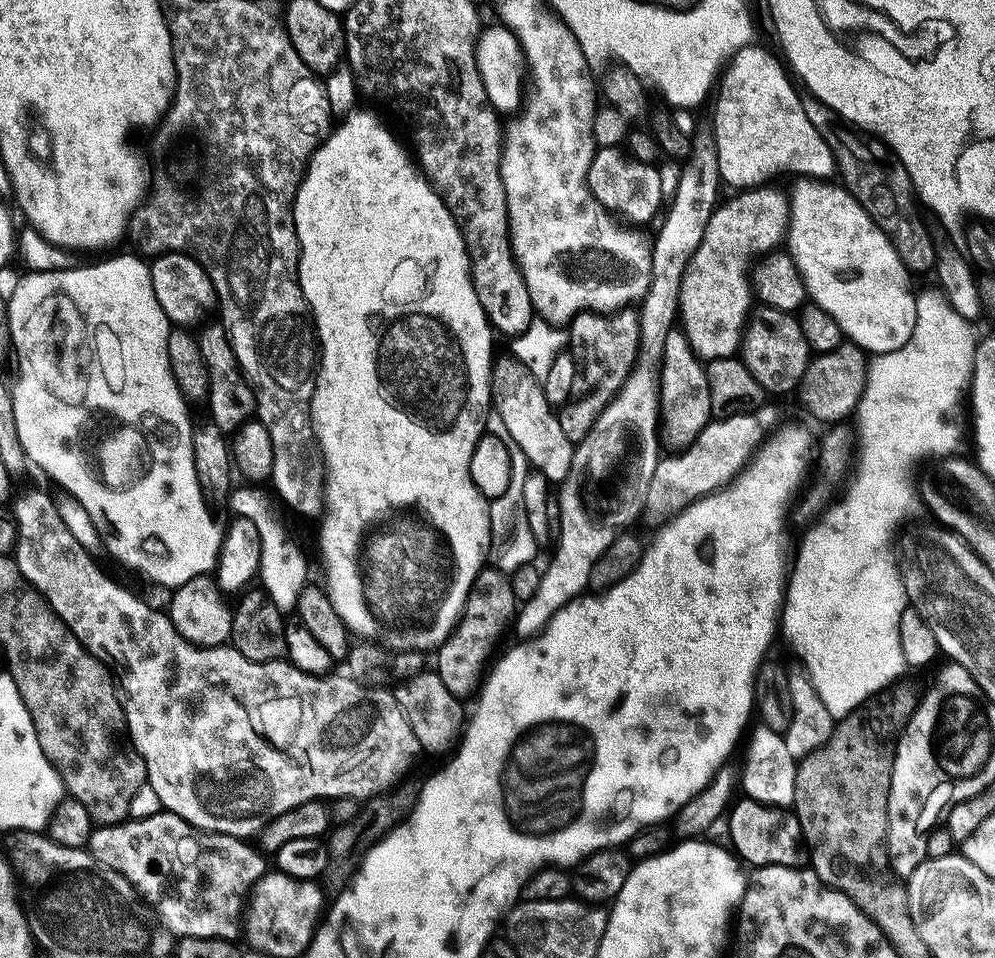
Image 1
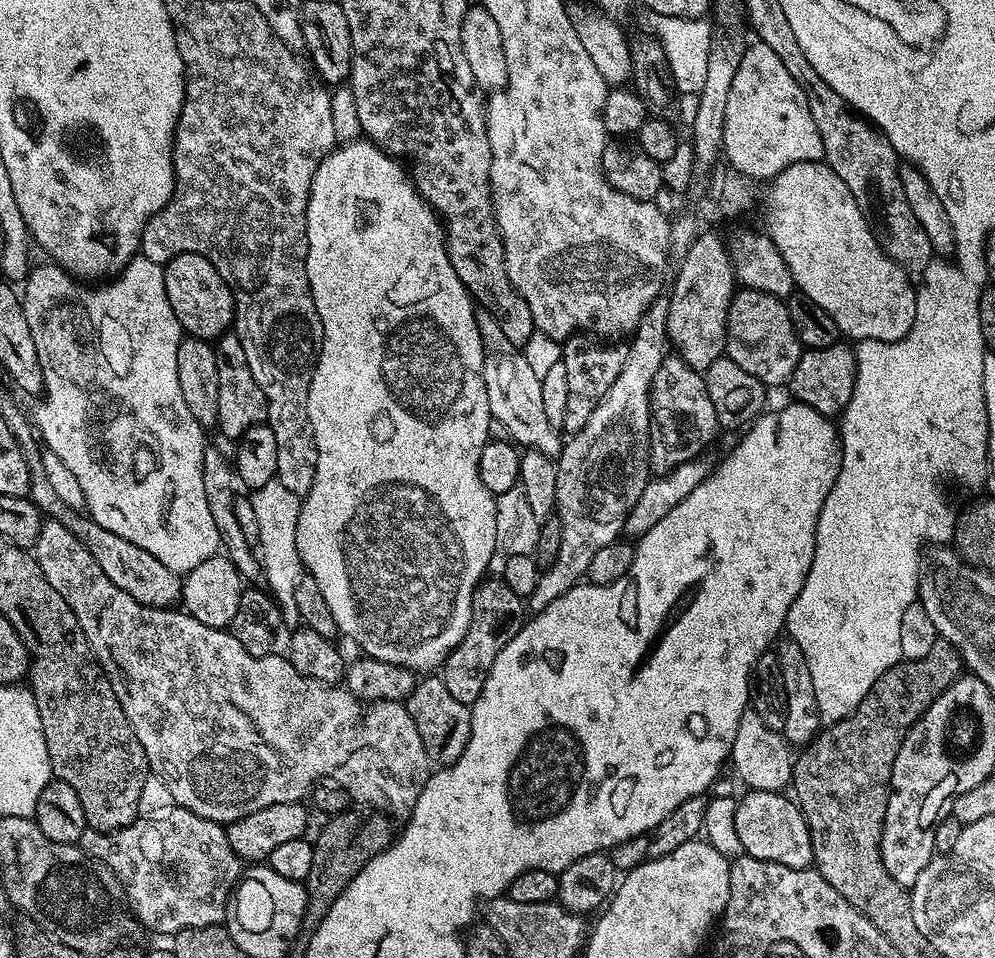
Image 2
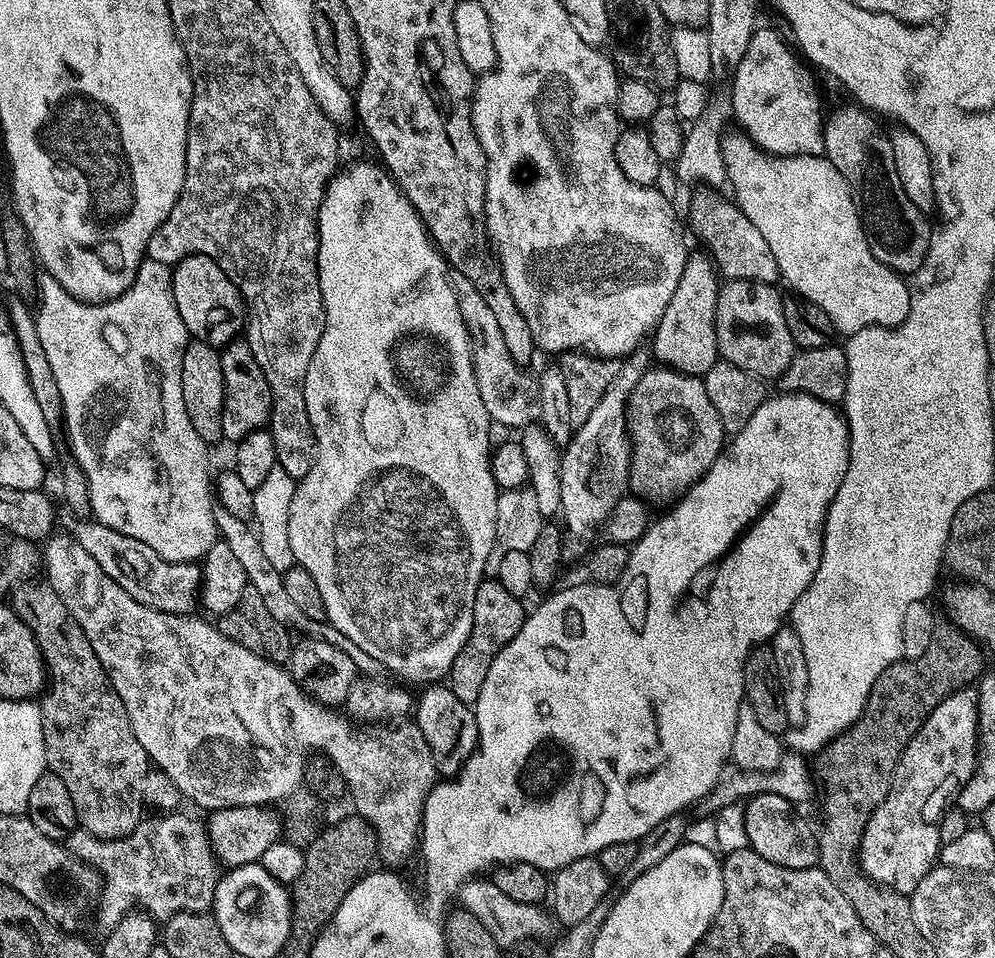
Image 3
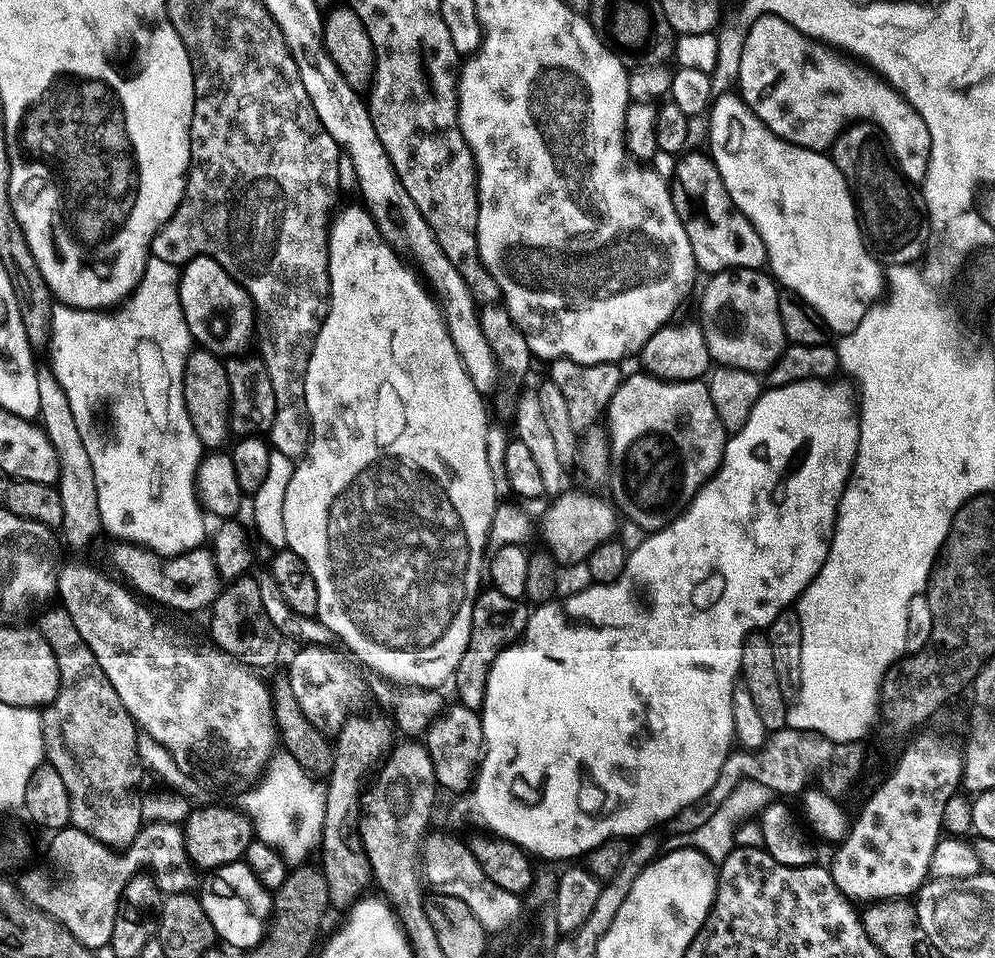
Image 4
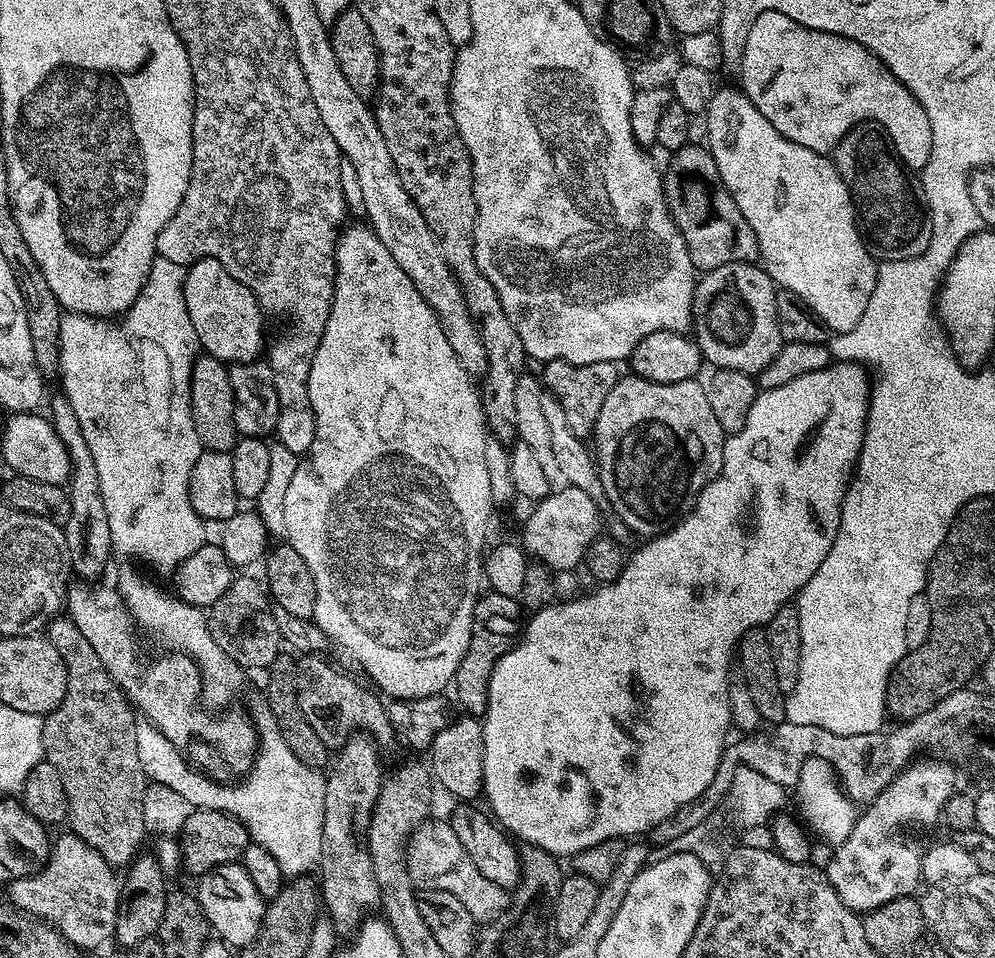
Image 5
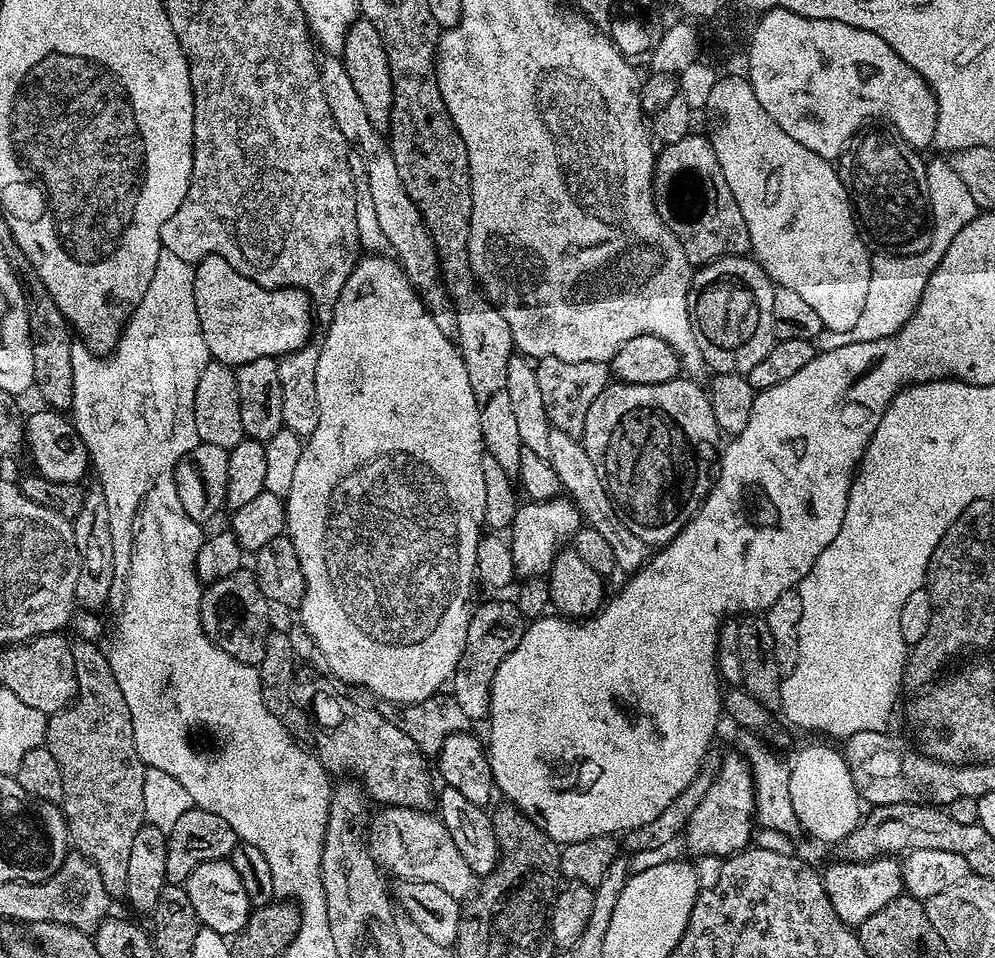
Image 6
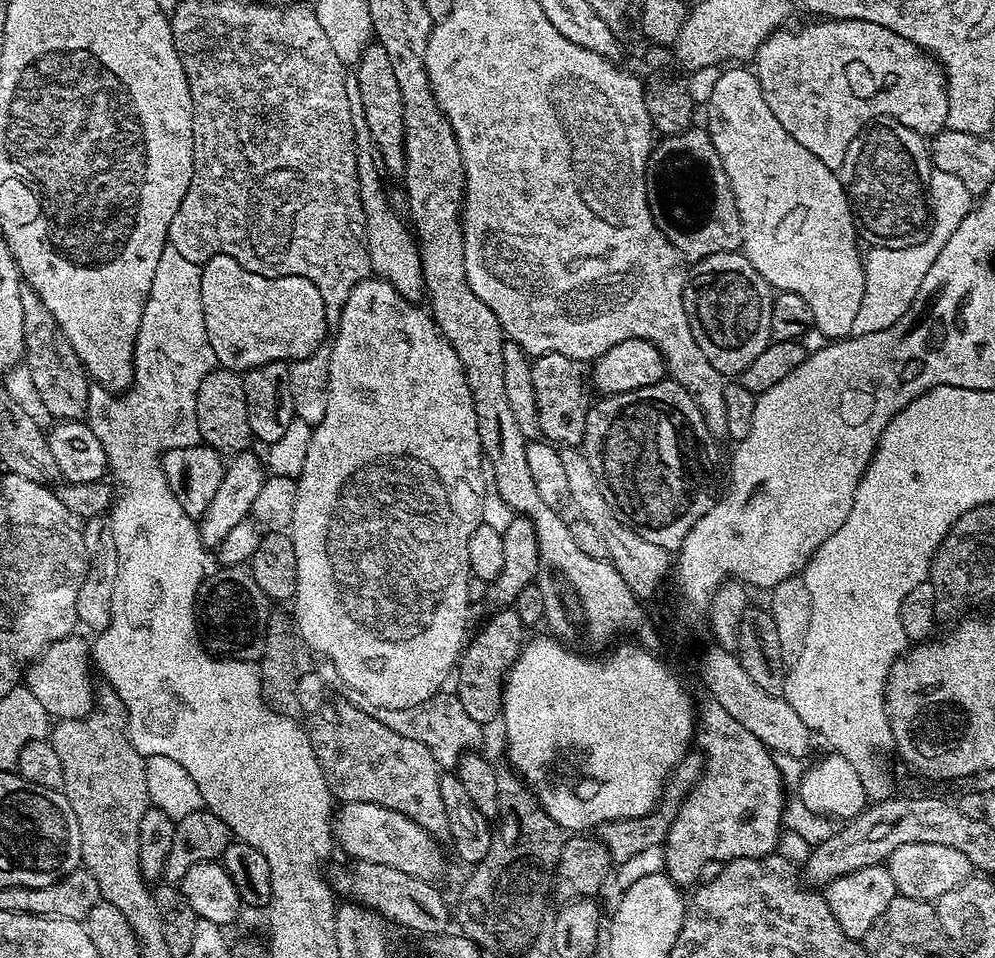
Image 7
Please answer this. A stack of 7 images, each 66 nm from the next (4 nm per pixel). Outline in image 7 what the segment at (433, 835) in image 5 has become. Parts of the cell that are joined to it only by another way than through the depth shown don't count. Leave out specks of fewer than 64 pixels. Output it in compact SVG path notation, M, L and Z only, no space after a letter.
M374 802L341 803L332 817L332 834L338 848L353 861L365 860L378 862L378 866L394 866L394 870L433 882L439 881L444 872L444 856L436 845L439 844L437 837L422 830L422 826L406 818L406 814L398 814L398 810L390 810Z

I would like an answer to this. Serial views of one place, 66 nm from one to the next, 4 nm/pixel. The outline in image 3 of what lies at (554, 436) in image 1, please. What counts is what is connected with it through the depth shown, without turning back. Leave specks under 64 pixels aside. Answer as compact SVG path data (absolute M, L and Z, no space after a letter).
M456 276L454 280L456 297L458 298L458 310L462 312L462 322L468 331L468 337L472 343L472 365L474 366L474 378L478 382L478 394L482 394L482 406L486 406L489 421L501 424L504 428L523 429L531 425L534 420L534 384L525 369L514 358L510 358L510 350L506 350L506 342L502 339L502 330L498 327L498 320L494 318L494 310L486 306L486 298L474 290L474 286L464 276Z

